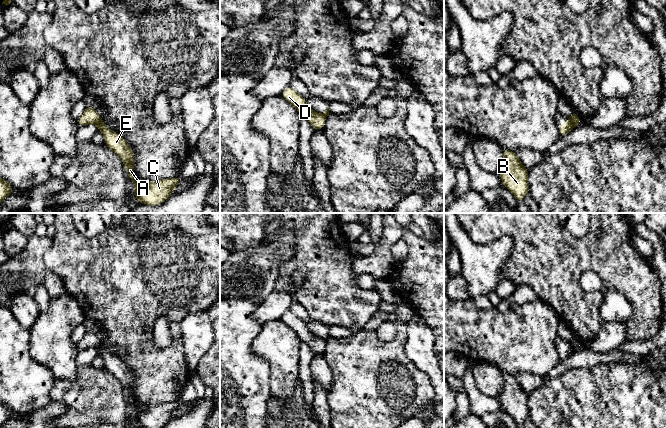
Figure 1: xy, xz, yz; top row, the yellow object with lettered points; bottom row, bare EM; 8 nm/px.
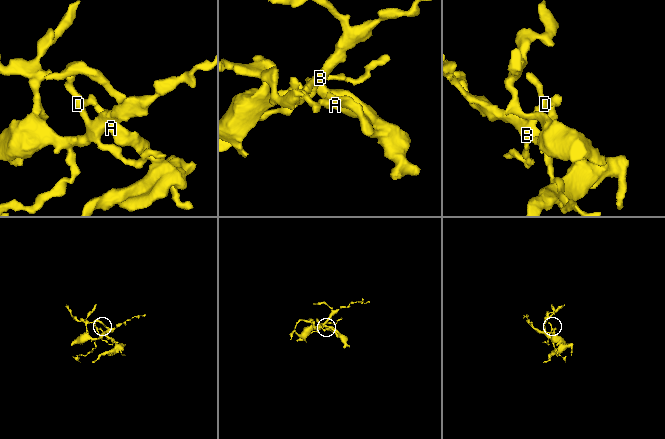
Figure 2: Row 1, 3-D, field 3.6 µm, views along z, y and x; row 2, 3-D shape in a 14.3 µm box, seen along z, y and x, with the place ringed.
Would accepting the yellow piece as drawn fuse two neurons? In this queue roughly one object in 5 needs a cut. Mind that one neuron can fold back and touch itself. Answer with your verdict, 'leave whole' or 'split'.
split

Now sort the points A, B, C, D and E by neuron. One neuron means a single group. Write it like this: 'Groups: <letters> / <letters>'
Groups: A C E / B D

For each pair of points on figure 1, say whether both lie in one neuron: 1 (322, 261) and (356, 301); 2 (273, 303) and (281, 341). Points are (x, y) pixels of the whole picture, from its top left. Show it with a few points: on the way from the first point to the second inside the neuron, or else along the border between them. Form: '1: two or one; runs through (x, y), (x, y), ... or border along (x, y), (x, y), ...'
1: one; runs through (327, 271), (346, 291)
2: two; border along (280, 318), (269, 320), (262, 325)

